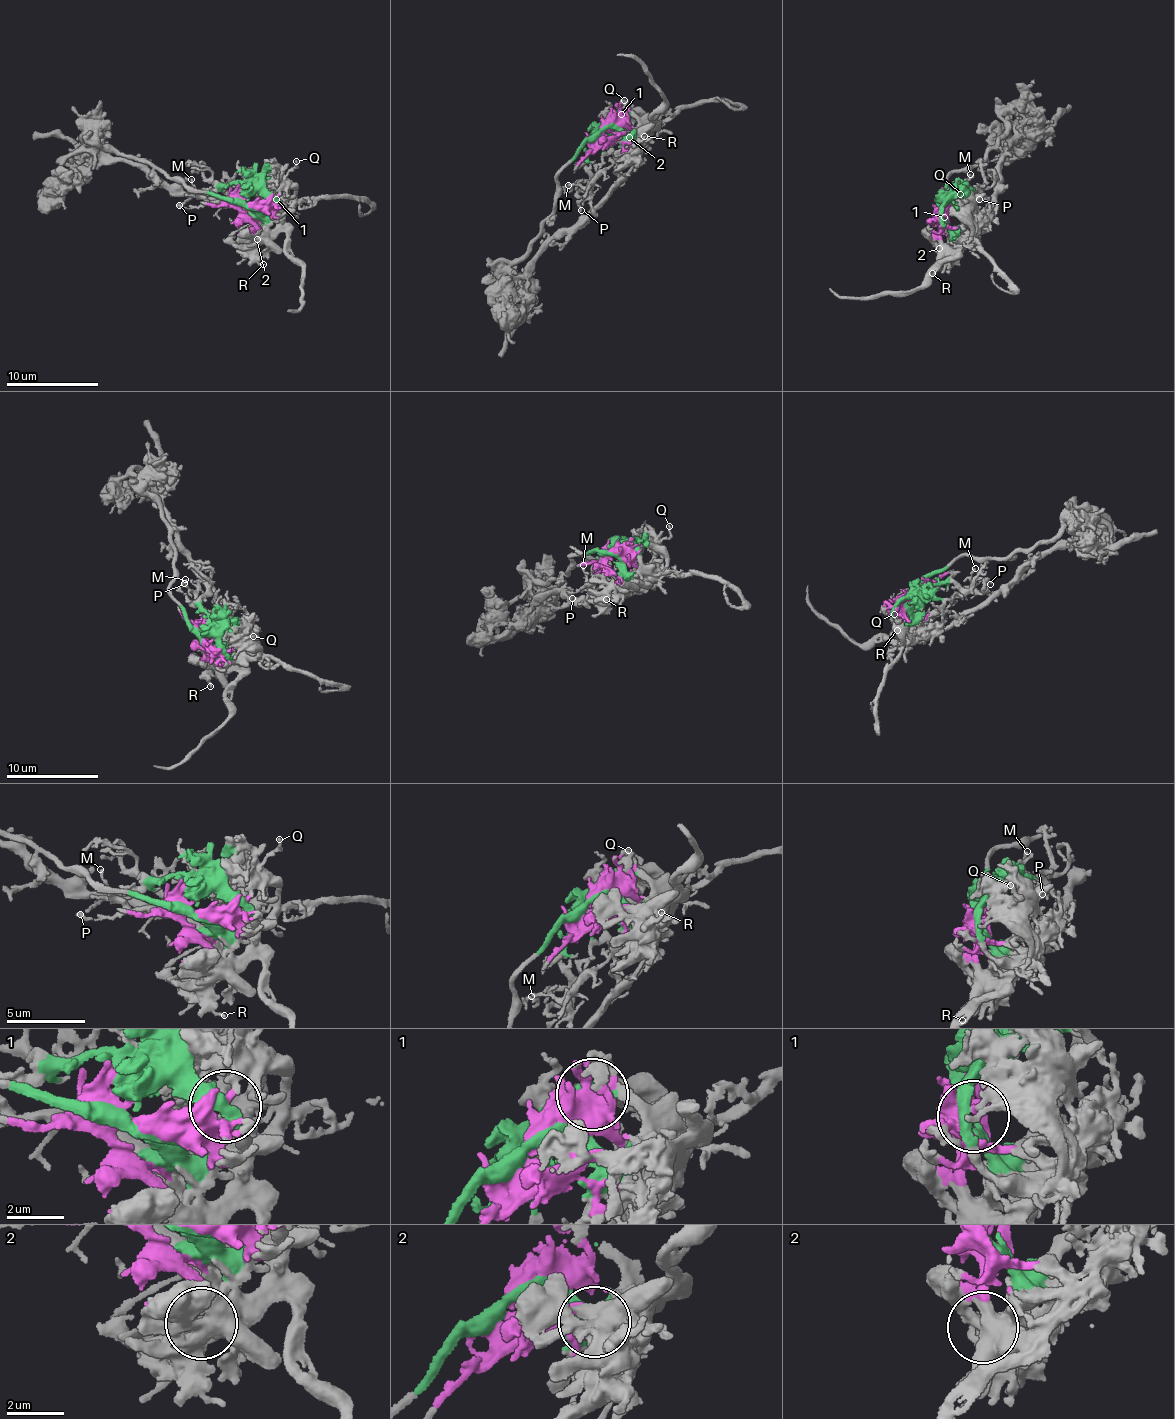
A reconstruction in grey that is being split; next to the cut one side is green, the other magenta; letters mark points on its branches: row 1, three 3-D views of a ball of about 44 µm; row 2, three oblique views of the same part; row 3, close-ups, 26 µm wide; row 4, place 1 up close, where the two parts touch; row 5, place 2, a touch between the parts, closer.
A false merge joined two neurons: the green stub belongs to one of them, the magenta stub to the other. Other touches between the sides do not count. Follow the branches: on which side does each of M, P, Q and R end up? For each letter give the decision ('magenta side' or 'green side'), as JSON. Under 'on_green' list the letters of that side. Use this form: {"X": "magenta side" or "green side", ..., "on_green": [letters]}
{"M": "green side", "P": "green side", "Q": "magenta side", "R": "magenta side", "on_green": ["M", "P"]}

